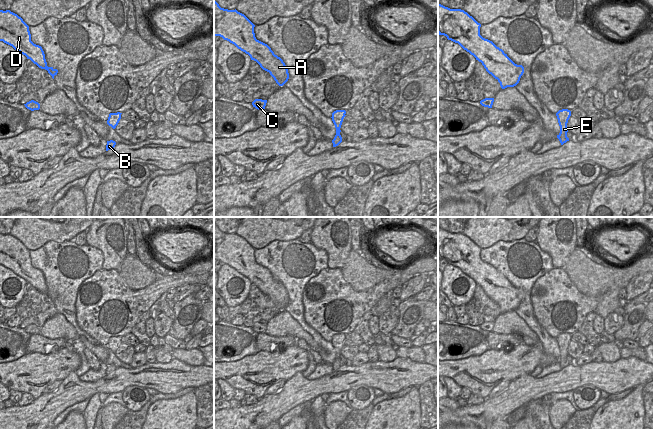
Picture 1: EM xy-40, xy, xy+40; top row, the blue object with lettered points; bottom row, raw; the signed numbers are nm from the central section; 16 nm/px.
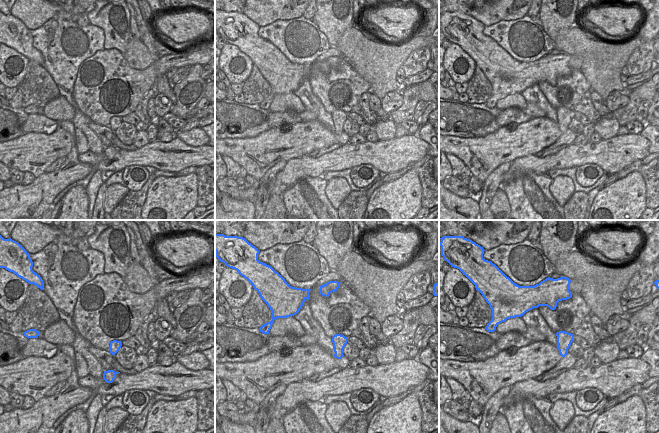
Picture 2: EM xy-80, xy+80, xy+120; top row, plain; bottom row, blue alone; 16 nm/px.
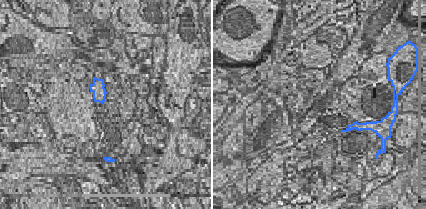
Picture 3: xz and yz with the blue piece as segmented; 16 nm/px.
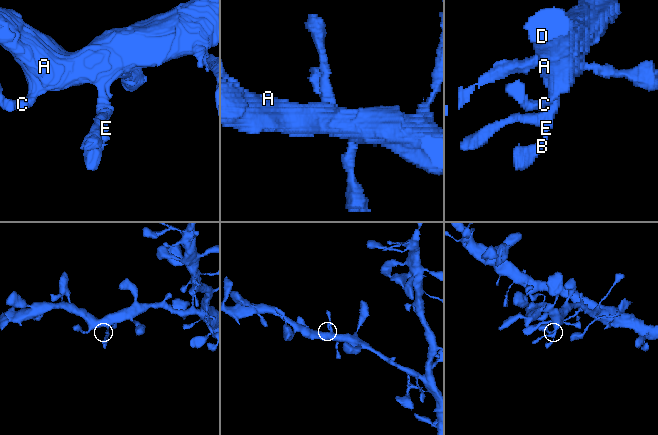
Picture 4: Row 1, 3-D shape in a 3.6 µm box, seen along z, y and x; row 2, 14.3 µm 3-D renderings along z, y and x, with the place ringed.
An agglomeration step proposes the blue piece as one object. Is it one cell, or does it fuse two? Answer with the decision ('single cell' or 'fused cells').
single cell

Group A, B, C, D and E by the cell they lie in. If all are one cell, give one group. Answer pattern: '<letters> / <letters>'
A B C D E

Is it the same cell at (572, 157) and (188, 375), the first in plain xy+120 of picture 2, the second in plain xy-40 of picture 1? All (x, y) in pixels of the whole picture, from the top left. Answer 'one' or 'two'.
one

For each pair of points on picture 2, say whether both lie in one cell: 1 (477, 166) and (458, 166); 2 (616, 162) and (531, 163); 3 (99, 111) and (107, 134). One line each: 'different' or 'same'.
1: different
2: same
3: different

